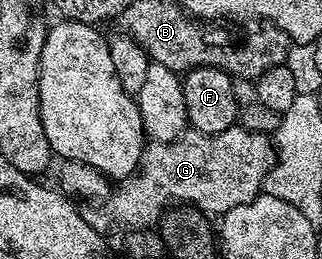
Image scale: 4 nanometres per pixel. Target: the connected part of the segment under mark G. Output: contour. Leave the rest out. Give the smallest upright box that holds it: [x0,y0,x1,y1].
[81,125,275,237]

